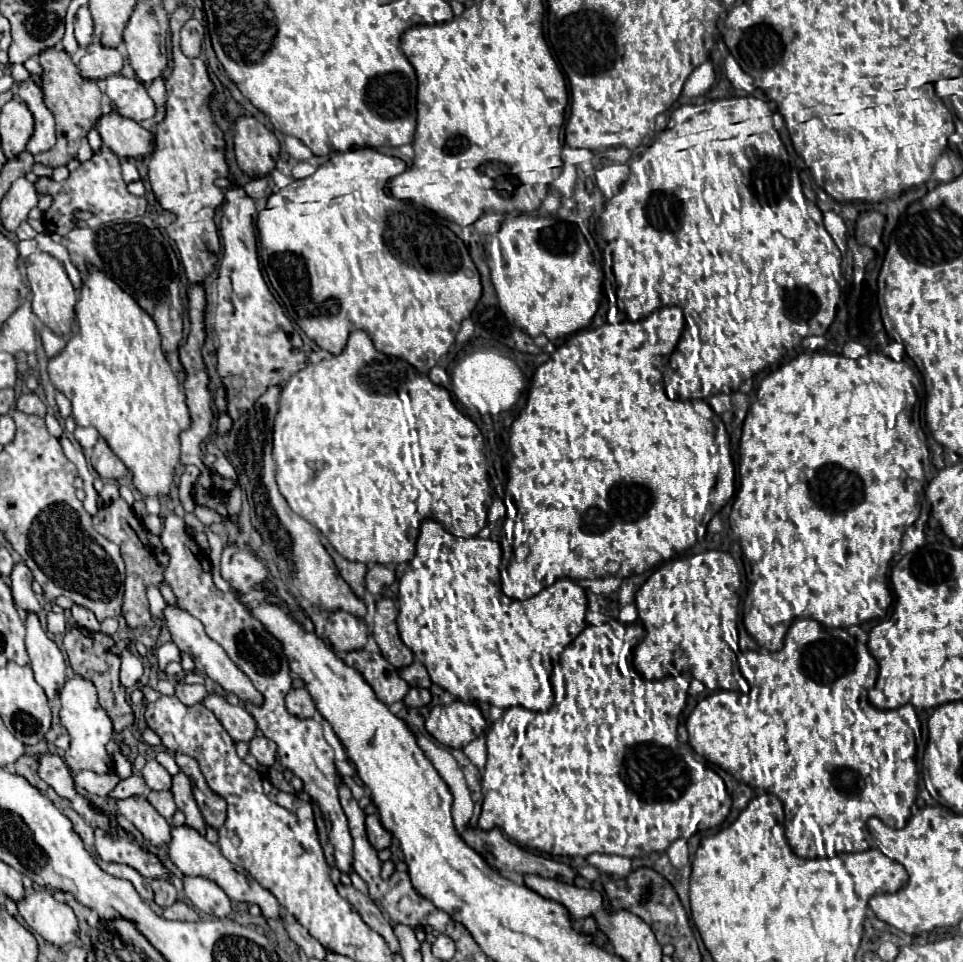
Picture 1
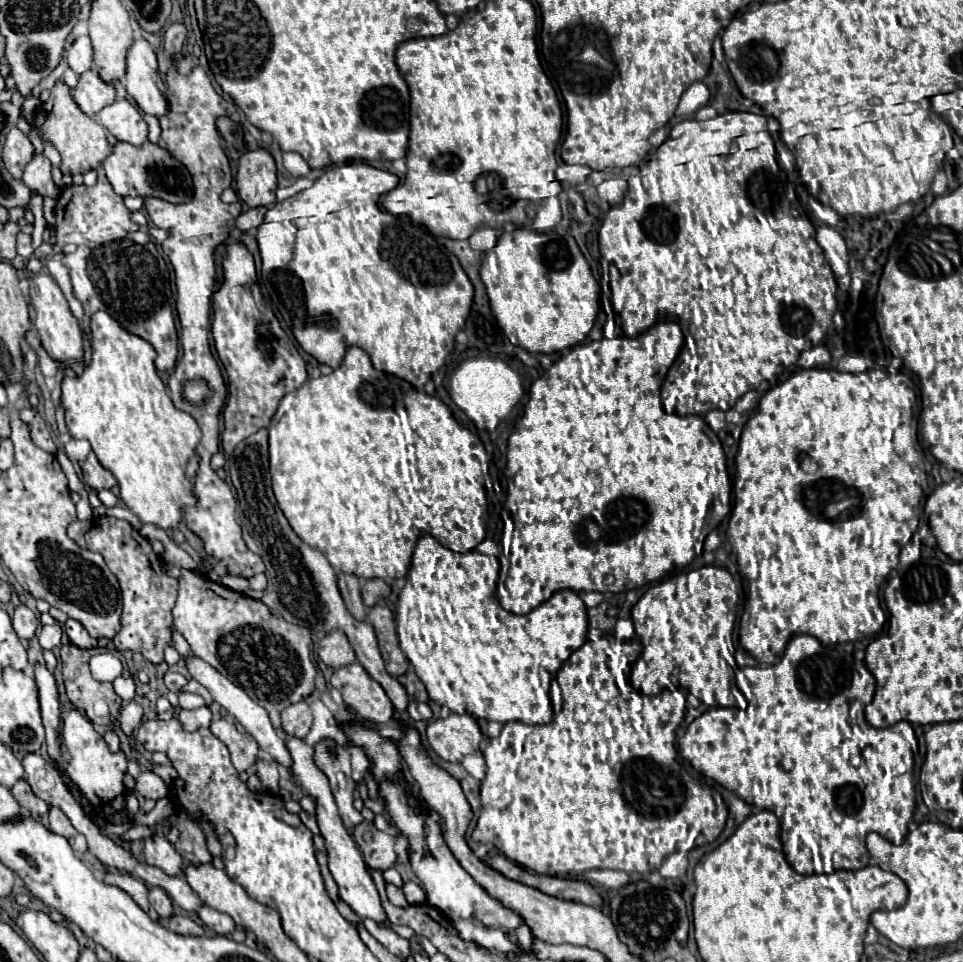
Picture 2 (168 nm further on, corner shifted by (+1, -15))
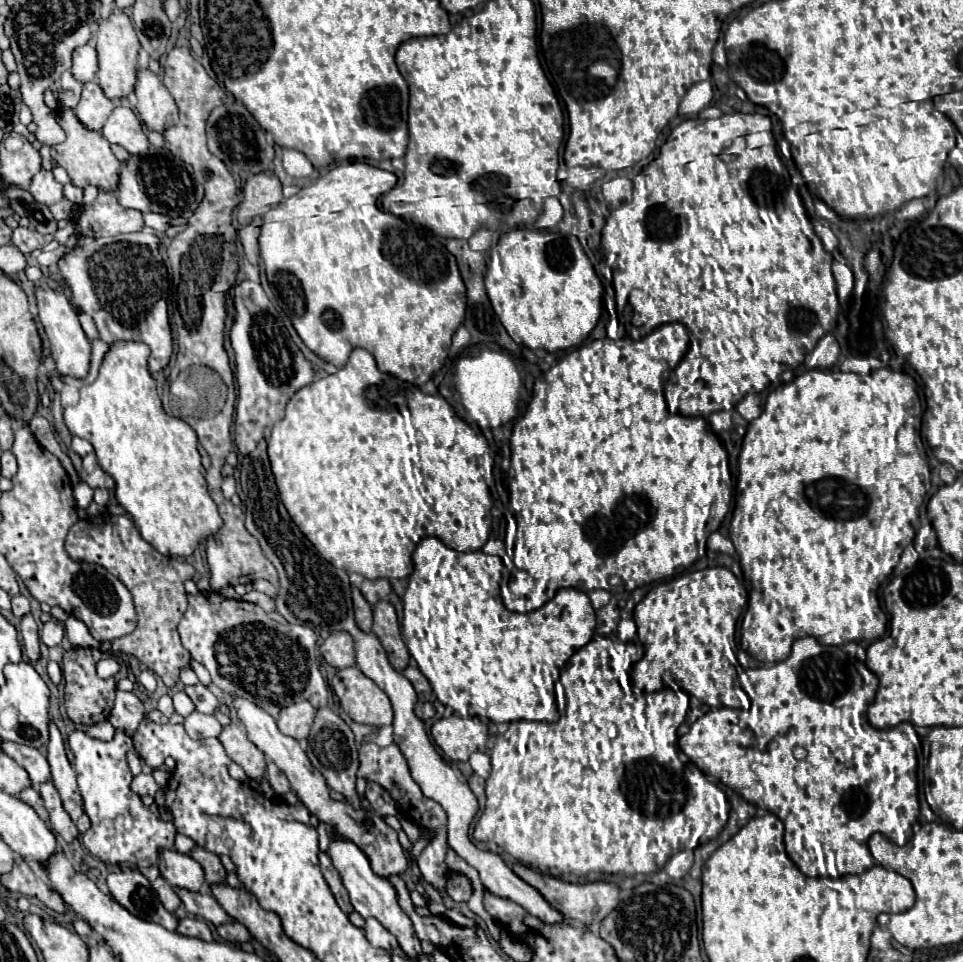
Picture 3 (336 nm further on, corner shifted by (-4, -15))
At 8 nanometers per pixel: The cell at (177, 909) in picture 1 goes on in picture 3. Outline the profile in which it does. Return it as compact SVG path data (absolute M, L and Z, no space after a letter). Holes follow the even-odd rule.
M196 917L182 919L178 925L178 933L186 935L186 937L198 937L204 941L212 941L212 931L210 931L208 923L204 919L196 919Z

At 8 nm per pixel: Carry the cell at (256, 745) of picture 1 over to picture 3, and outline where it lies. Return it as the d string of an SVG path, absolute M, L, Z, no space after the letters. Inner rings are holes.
M268 761L266 777L268 777L272 789L274 789L278 795L286 795L286 793L290 793L290 783L288 783L286 775L284 775L284 773L282 773L282 771L272 763L272 761Z

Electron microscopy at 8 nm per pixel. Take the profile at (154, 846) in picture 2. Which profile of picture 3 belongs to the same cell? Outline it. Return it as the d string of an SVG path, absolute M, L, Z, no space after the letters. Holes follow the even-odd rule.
M160 851L160 873L162 877L178 889L200 891L204 885L204 869L192 857L178 851Z

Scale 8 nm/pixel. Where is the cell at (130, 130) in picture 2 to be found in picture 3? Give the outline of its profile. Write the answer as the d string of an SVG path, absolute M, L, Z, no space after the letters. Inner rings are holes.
M122 105L110 113L102 135L108 139L108 143L124 147L130 155L144 155L144 151L148 151L150 147L140 119L134 115L132 109Z

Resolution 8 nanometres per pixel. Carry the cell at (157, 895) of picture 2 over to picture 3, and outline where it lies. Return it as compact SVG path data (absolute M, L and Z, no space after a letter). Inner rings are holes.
M158 877L152 885L154 885L154 889L156 889L156 893L158 893L160 901L162 901L162 905L164 905L170 913L174 913L174 909L182 903L182 901L180 901L180 897L176 895L174 887L172 887L172 885L168 885L162 877Z

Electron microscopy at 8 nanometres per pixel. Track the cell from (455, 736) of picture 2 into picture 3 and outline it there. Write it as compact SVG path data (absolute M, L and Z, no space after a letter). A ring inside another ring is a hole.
M442 717L432 725L432 739L452 761L468 761L474 751L484 751L488 727L480 717Z

